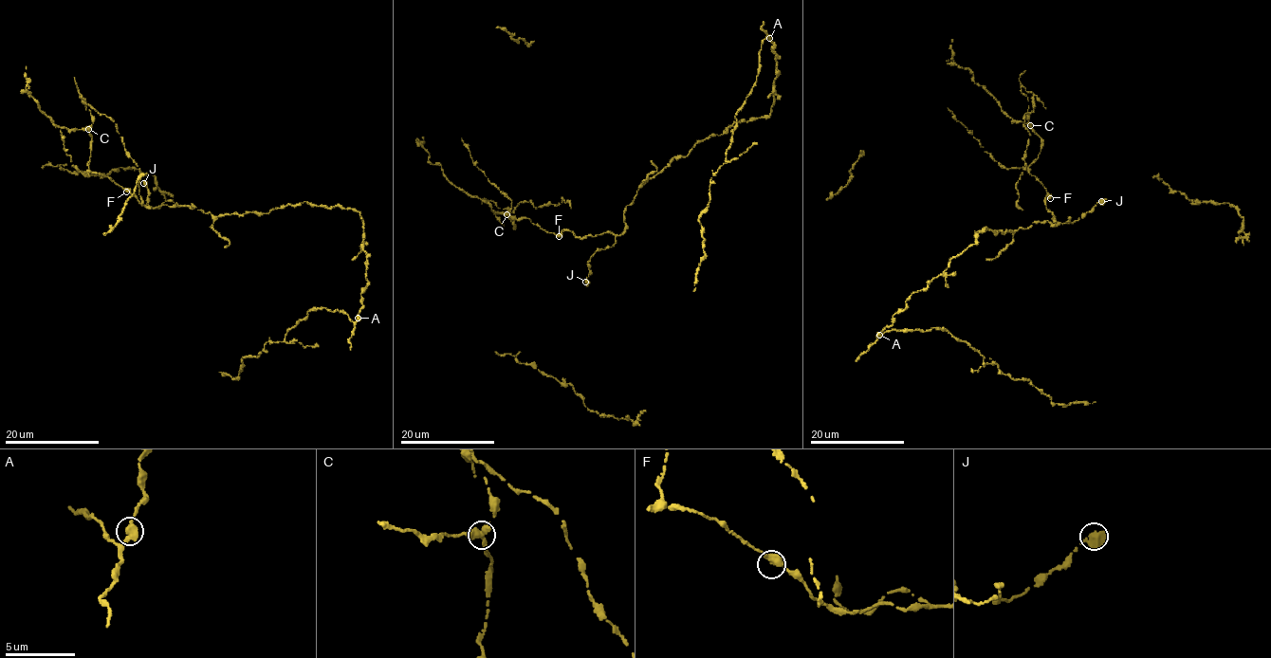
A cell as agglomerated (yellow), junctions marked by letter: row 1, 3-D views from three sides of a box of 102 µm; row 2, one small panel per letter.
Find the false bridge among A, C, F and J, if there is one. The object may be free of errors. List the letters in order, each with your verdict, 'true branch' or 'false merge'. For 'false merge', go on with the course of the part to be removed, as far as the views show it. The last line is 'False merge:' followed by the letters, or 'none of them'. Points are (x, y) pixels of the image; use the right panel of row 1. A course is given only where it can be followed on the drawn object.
A: true branch
C: false merge; foreign part runs (1031, 125), (1032, 105), (1024, 115), (1029, 135), (1025, 168), (1016, 190), (1022, 210)
F: true branch
J: true branch
False merge: C

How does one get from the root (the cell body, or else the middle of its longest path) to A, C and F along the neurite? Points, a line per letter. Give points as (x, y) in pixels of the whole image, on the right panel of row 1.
A: (989, 230), (985, 227), (976, 233), (974, 244), (951, 259), (926, 288), (911, 294), (906, 308), (879, 335)
C: (989, 230), (1059, 223), (1046, 208), (1046, 188), (1028, 171), (1042, 143), (1031, 125)
F: (989, 230), (995, 234), (1029, 228), (1032, 223), (1059, 223), (1046, 208), (1050, 198)

